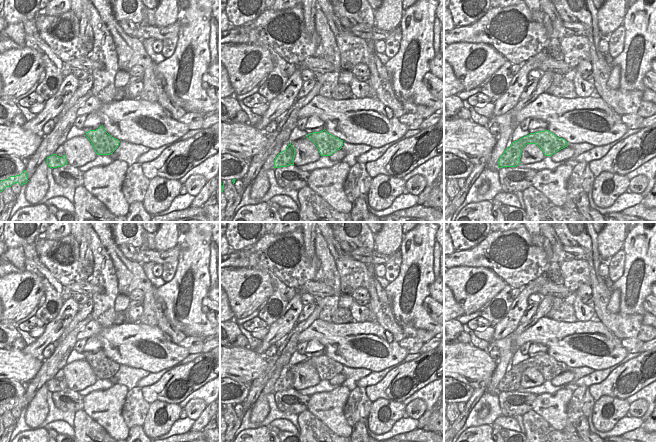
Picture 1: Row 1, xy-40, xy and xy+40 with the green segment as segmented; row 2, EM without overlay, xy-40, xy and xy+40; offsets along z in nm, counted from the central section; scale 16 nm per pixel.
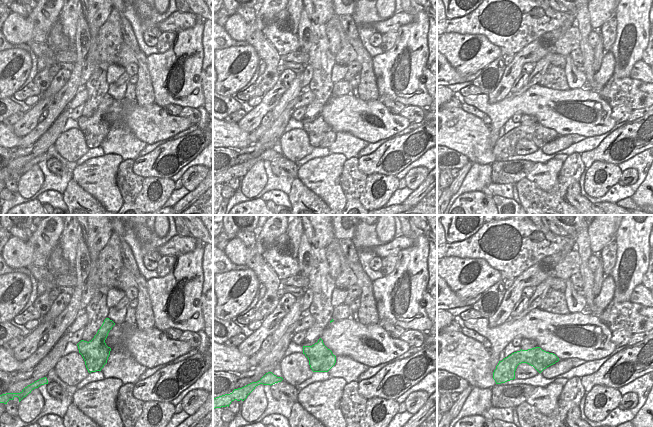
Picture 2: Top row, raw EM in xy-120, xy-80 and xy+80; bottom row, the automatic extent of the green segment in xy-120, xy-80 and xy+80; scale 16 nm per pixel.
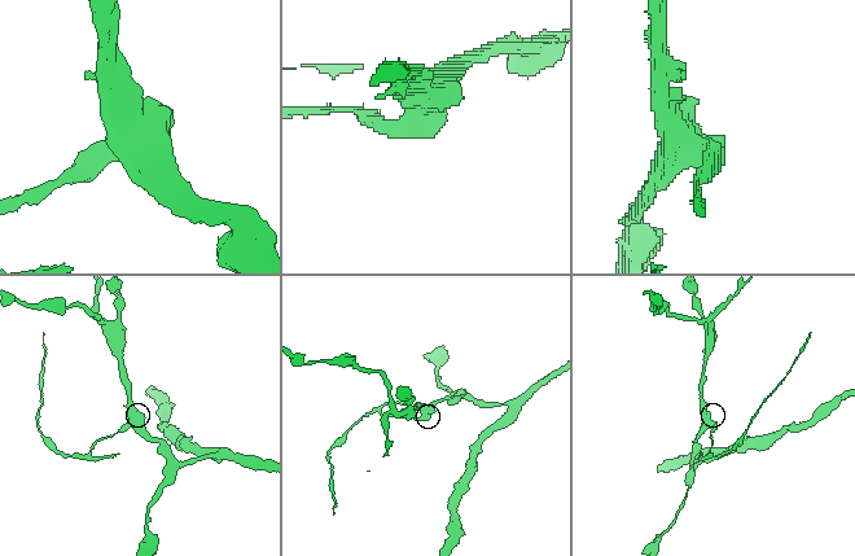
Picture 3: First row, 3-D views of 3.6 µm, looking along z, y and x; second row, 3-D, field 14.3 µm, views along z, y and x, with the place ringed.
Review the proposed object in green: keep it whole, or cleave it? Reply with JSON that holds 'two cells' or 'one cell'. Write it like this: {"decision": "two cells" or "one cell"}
{"decision": "two cells"}

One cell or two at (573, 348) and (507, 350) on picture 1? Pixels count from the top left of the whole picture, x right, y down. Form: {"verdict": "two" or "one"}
{"verdict": "one"}

